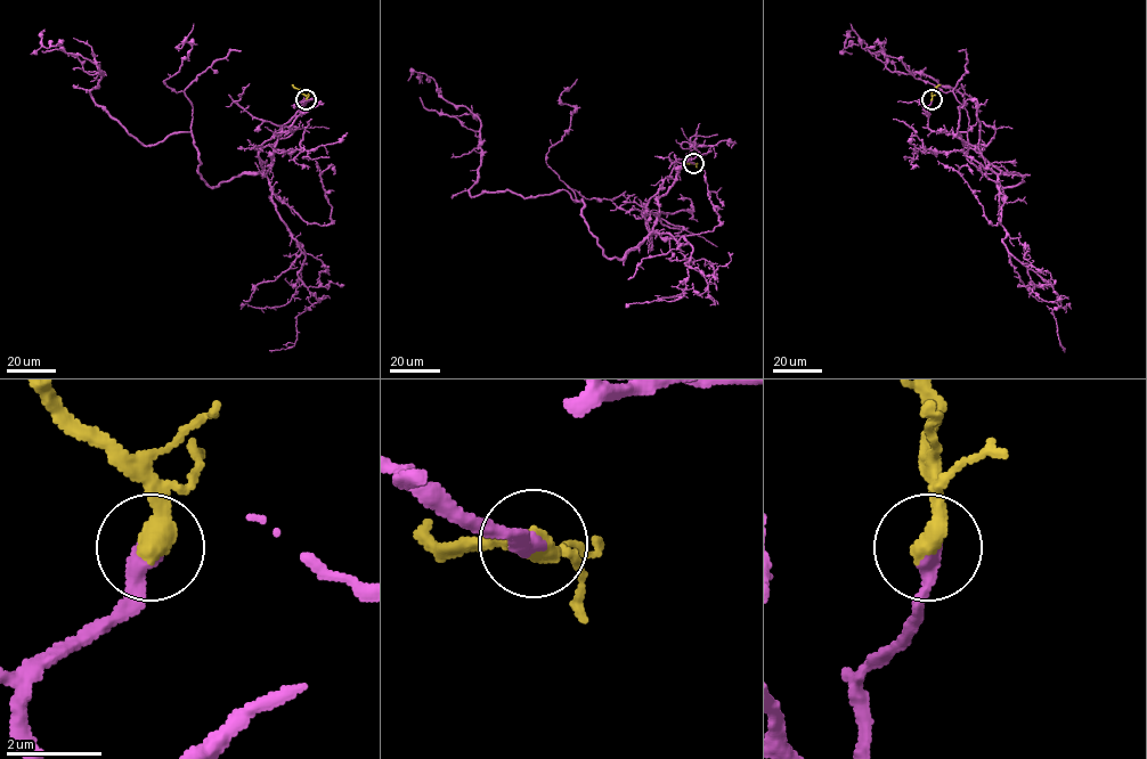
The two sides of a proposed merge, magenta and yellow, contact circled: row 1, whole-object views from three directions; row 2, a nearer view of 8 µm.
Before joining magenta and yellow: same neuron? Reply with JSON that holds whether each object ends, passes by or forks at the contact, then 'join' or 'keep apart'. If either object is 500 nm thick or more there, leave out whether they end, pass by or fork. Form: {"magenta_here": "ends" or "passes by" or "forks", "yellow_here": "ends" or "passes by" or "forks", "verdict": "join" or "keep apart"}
{"verdict": "join"}

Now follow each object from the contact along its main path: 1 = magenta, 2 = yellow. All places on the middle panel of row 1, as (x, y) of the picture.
1: (693, 163), (676, 160), (647, 205), (647, 237), (608, 258), (566, 190), (471, 196), (480, 120), (422, 83)
2: (693, 163), (686, 163), (678, 172)

